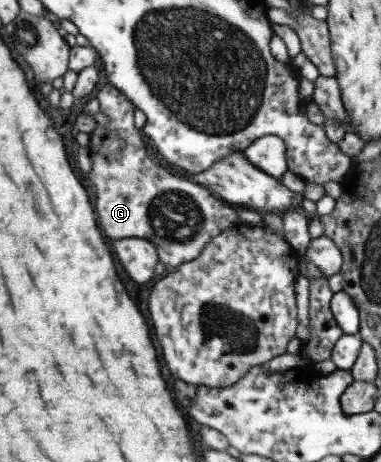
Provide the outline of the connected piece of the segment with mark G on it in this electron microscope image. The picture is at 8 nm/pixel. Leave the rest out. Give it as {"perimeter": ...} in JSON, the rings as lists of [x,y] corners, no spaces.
{"perimeter":[[[107,83],[96,92],[100,114],[106,116],[108,124],[95,126],[89,135],[89,154],[92,164],[88,172],[88,180],[94,186],[94,212],[102,232],[110,238],[146,238],[150,244],[156,246],[158,262],[164,266],[178,266],[198,256],[202,246],[216,236],[220,230],[241,224],[236,212],[224,208],[224,202],[216,200],[216,196],[202,185],[179,178],[166,172],[158,164],[154,164],[144,147],[144,140],[139,130],[133,126],[134,106],[128,102],[116,88]]]}

